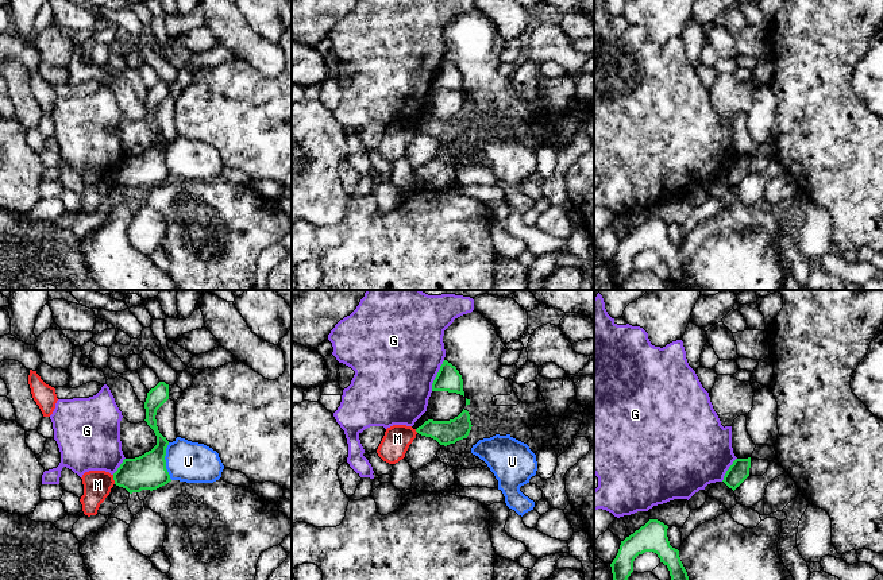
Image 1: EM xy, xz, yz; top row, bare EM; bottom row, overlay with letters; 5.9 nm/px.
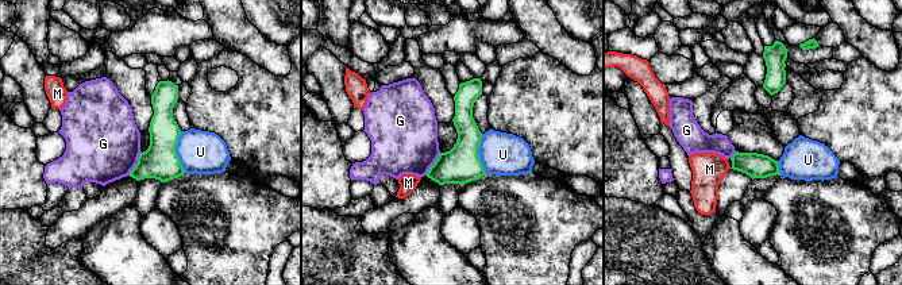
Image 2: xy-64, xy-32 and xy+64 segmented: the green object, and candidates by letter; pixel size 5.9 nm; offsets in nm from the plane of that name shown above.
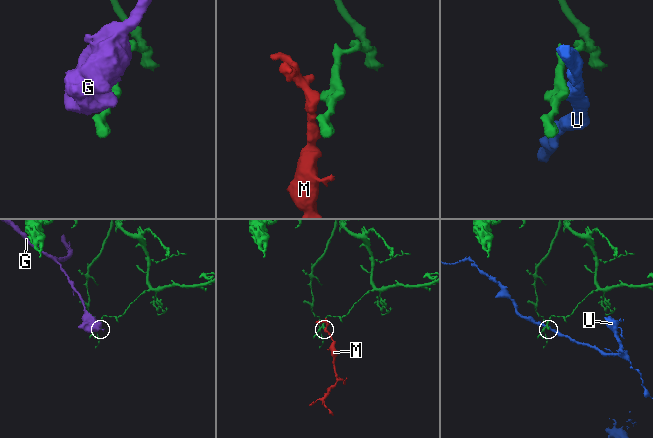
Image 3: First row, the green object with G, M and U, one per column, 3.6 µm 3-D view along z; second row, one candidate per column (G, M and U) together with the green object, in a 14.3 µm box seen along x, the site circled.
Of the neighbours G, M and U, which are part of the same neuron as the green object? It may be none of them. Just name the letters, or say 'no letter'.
no letter

